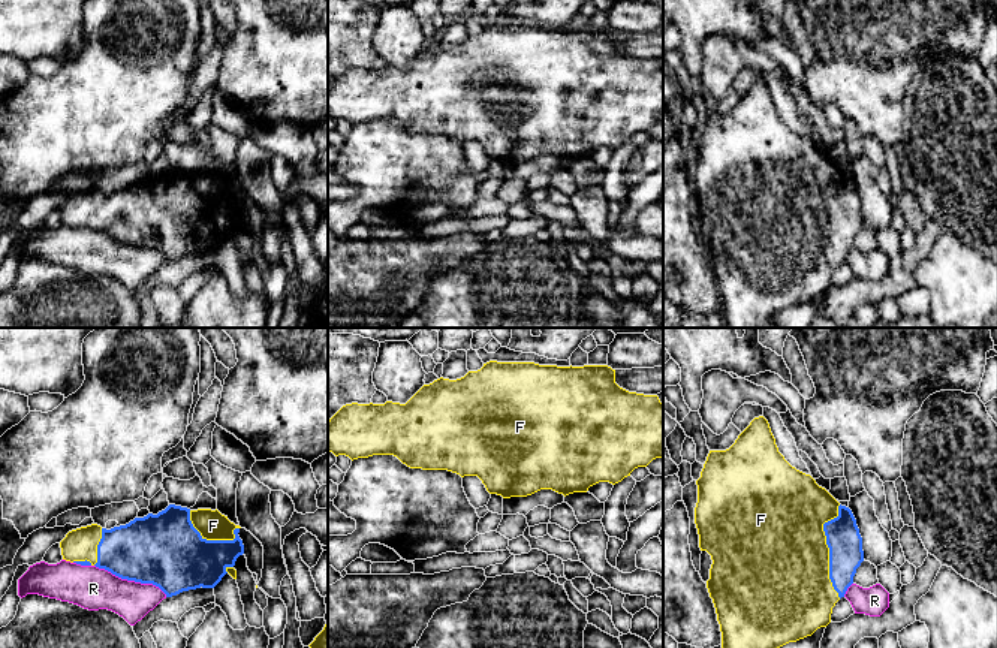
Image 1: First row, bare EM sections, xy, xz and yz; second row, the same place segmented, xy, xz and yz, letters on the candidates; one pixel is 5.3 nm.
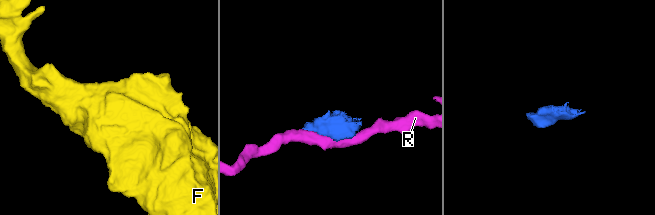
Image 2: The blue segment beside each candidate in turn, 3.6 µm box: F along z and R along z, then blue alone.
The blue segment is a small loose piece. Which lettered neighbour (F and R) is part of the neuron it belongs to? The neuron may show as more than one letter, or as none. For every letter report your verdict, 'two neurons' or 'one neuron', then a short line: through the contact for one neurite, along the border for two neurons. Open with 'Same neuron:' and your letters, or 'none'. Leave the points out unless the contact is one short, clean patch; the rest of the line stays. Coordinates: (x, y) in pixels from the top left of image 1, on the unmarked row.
Same neuron: F
F: one neuron
R: two neurons

